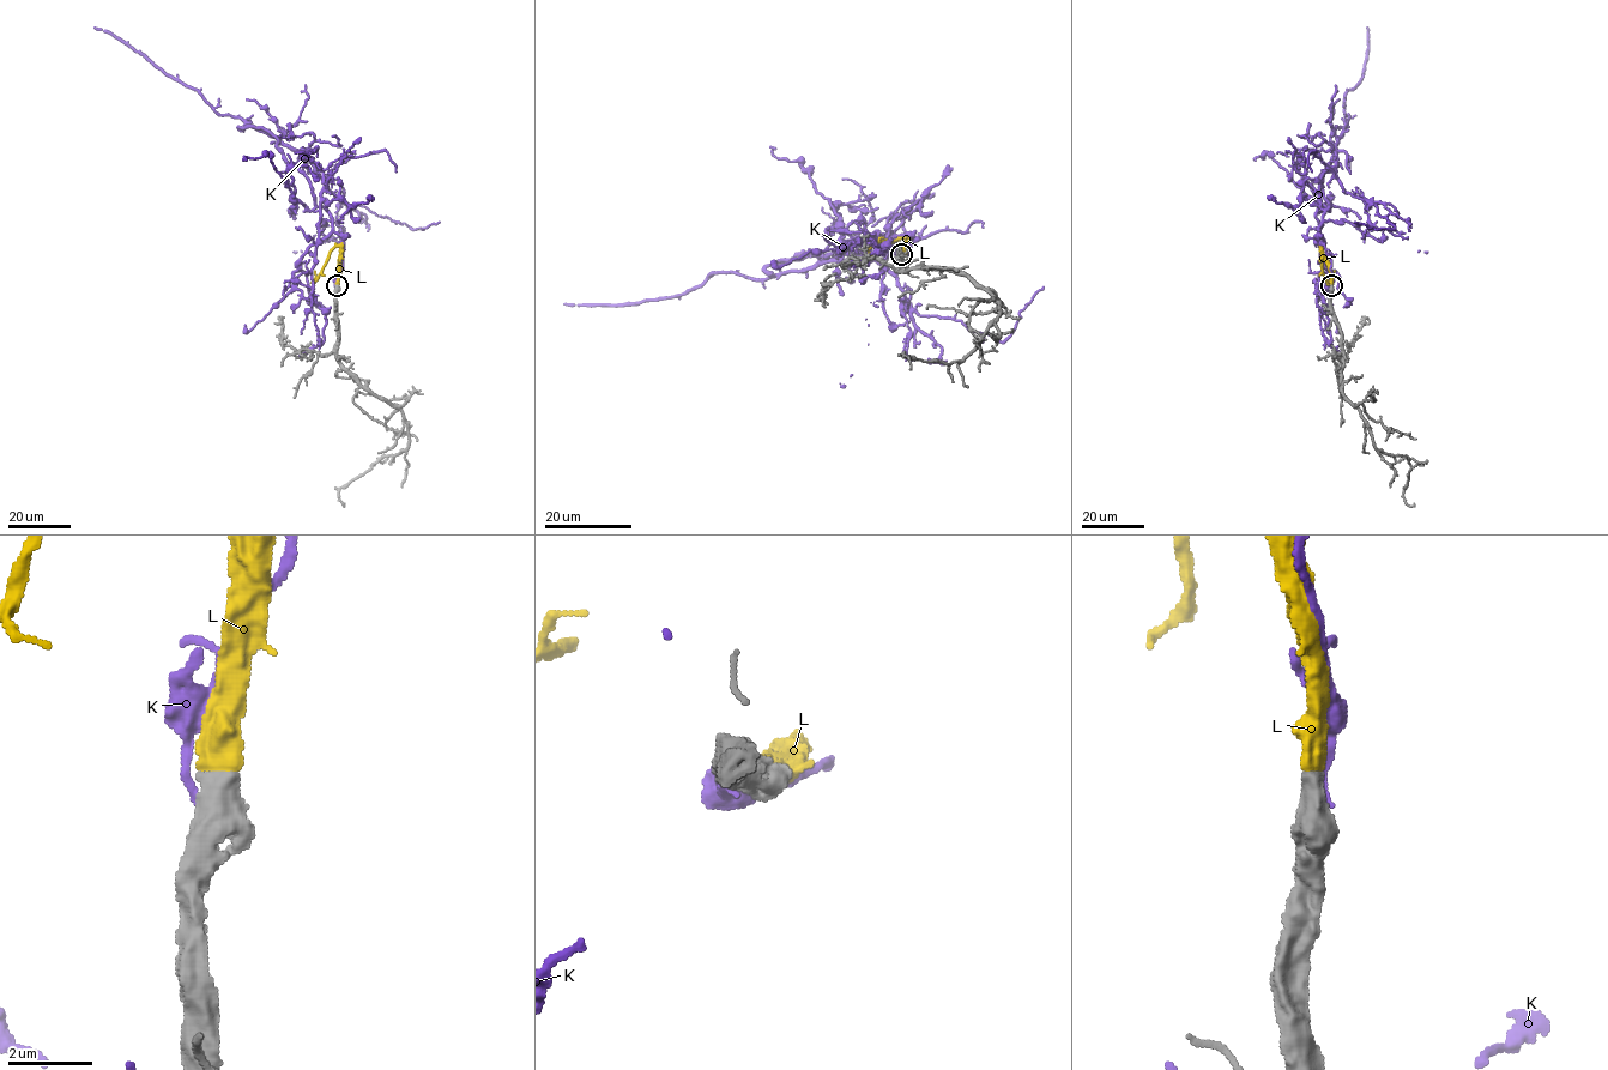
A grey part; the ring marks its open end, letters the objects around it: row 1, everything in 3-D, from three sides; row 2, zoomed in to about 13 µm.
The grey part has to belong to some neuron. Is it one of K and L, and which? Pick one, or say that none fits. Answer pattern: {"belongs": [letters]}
{"belongs": ["L"]}

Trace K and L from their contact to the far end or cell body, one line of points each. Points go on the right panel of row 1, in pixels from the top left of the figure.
K: (1331, 286), (1331, 258), (1318, 236), (1329, 207), (1322, 181), (1349, 118), (1344, 94), (1362, 77), (1366, 26)
L: (1331, 284), (1330, 265), (1319, 246), (1322, 273), (1327, 282), (1334, 271)

